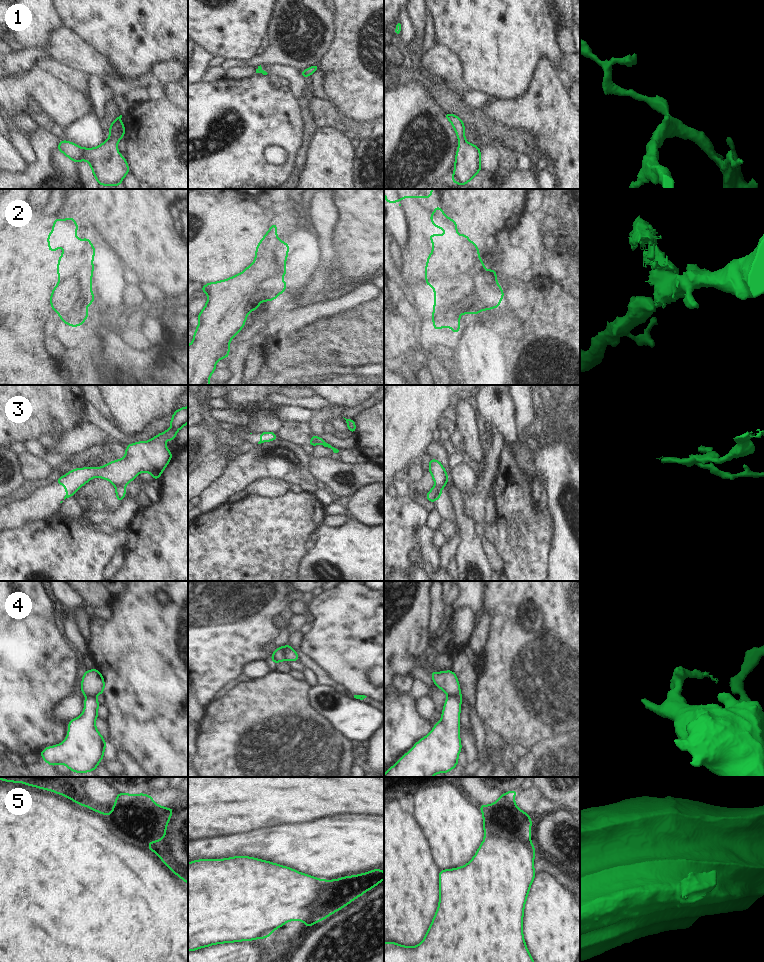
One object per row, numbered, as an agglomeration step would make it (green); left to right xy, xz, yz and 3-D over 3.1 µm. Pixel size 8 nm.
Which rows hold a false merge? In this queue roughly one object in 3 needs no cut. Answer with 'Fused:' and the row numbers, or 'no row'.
Fused: 2, 3, 4, 5

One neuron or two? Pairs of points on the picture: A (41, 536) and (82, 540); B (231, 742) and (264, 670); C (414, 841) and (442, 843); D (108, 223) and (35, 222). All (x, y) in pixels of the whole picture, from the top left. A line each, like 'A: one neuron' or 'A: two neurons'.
A: one neuron
B: two neurons
C: two neurons
D: two neurons

